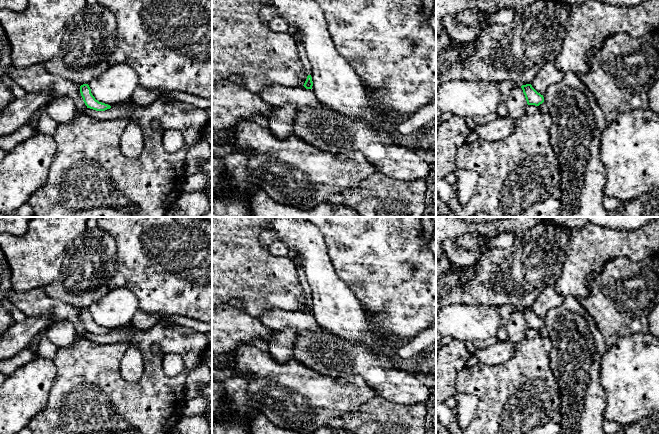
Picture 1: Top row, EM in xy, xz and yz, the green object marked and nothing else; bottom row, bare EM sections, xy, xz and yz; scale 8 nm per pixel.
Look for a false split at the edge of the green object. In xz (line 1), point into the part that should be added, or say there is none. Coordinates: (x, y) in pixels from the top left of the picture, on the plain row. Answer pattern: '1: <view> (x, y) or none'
1: none

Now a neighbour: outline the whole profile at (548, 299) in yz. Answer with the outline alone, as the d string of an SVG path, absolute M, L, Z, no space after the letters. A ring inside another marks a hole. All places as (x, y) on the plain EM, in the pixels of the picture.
M547 286L538 295L537 299L531 306L532 311L541 319L546 317L550 309L560 306L564 301L564 297L556 292L554 286Z

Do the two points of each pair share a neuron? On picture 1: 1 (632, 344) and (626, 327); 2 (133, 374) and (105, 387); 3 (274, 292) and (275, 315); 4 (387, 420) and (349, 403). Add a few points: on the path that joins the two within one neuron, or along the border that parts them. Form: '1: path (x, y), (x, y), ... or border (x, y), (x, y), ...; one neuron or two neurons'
1: border (648, 332), (621, 337), (609, 347); two neurons
2: border (123, 354), (120, 375), (127, 381), (138, 381); two neurons
3: border (298, 309), (272, 308), (257, 317); two neurons
4: border (376, 395), (357, 410), (347, 412), (340, 417); two neurons

